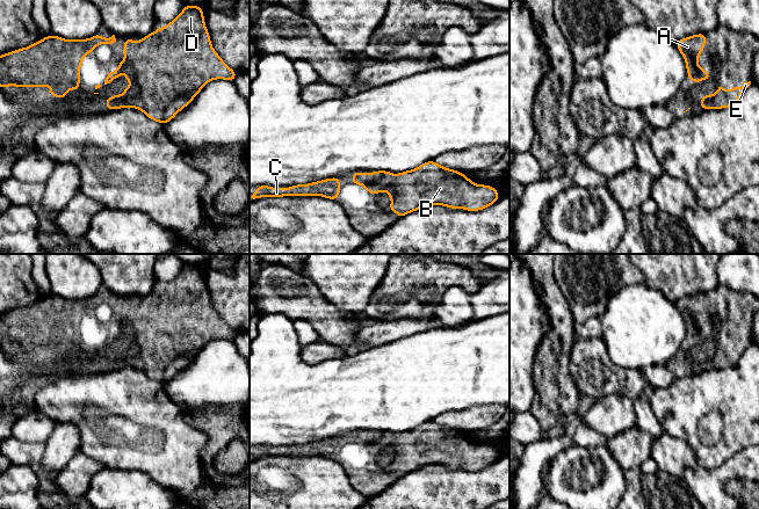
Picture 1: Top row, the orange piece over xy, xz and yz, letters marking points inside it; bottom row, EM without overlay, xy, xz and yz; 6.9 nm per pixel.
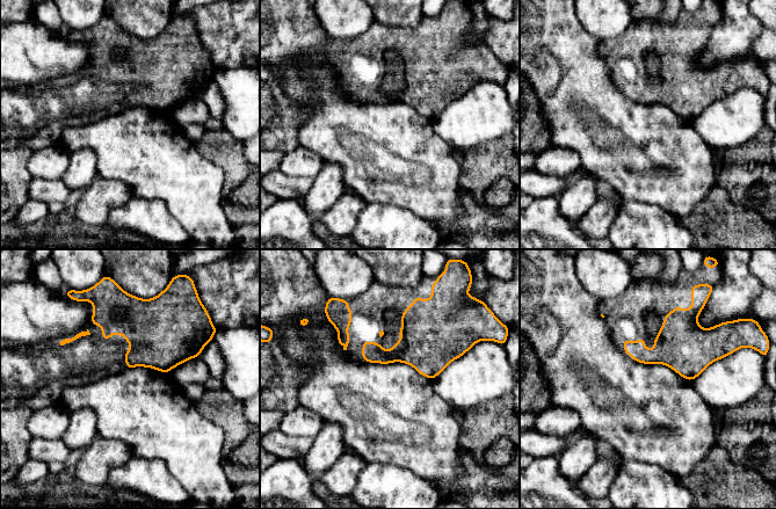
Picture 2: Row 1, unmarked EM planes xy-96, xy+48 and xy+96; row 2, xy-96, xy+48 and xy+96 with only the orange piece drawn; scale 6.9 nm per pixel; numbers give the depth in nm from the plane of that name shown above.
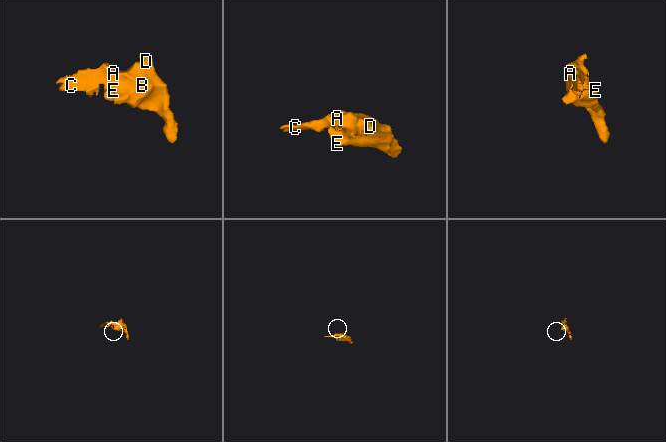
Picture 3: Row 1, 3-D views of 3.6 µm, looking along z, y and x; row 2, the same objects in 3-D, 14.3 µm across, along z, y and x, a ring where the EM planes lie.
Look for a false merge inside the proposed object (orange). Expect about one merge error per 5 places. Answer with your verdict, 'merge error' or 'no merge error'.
no merge error

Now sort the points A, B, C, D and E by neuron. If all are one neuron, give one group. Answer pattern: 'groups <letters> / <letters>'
groups A B C D E

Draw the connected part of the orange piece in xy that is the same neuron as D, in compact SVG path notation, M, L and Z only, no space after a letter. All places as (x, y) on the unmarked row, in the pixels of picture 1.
M187 264L166 286L143 297L142 300L124 300L124 320L118 321L116 332L108 332L104 344L110 343L126 330L125 341L136 342L126 346L122 355L109 356L104 363L108 370L136 368L150 379L168 383L186 368L202 348L211 340L234 341L237 332L229 327L214 310L205 286L203 268Z

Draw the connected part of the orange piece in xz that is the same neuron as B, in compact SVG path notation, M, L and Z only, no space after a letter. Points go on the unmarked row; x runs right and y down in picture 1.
M433 420L399 434L354 431L352 443L361 444L369 455L385 450L391 458L389 470L400 478L427 465L480 471L499 459L492 445L476 444L463 432Z

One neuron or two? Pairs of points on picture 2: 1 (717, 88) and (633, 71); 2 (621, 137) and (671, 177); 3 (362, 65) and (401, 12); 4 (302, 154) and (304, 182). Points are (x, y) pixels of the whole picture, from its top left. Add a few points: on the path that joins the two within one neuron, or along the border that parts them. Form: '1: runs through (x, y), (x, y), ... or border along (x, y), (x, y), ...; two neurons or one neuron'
1: runs through (696, 87), (661, 86), (654, 80); one neuron
2: runs through (635, 137), (638, 137), (665, 164); one neuron
3: border along (418, 27), (389, 28); two neurons
4: border along (278, 168), (285, 174), (305, 175), (312, 179); two neurons

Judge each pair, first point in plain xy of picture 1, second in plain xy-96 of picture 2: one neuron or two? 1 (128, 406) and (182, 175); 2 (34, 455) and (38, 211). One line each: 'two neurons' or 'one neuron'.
1: one neuron
2: two neurons

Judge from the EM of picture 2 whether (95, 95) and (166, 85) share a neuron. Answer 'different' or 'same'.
same

